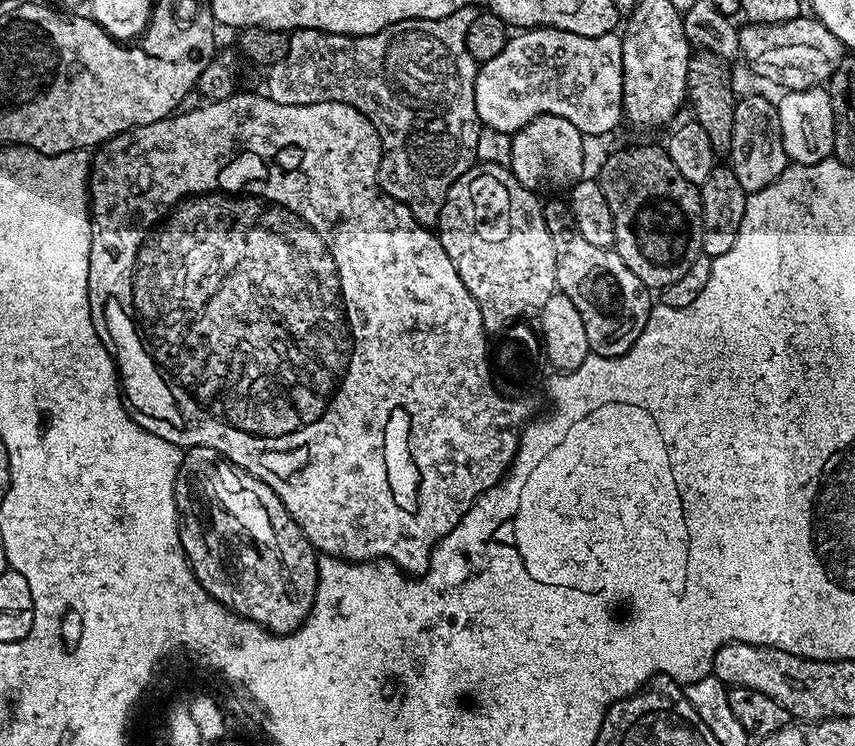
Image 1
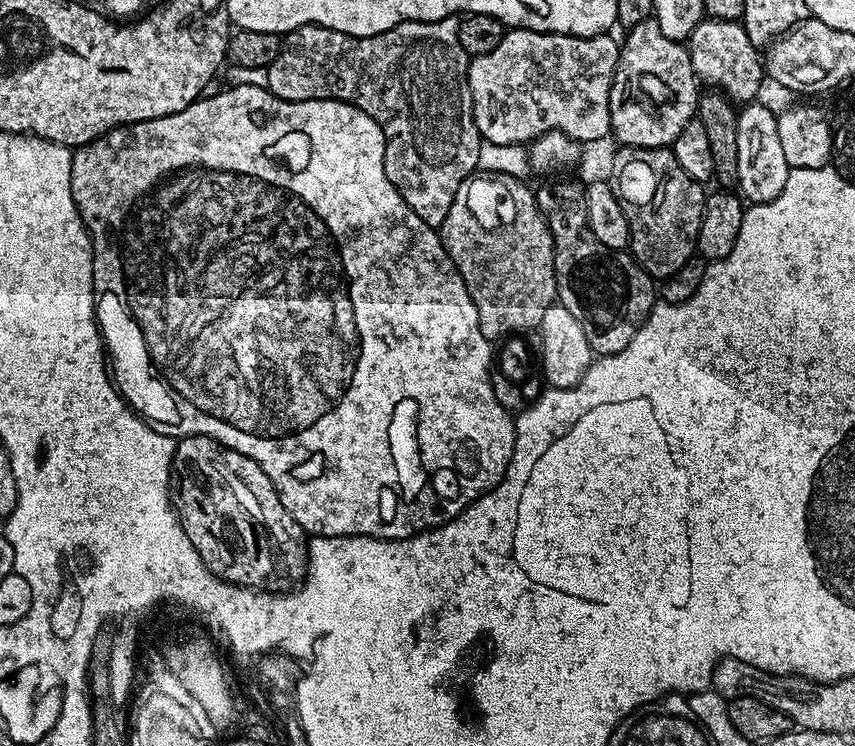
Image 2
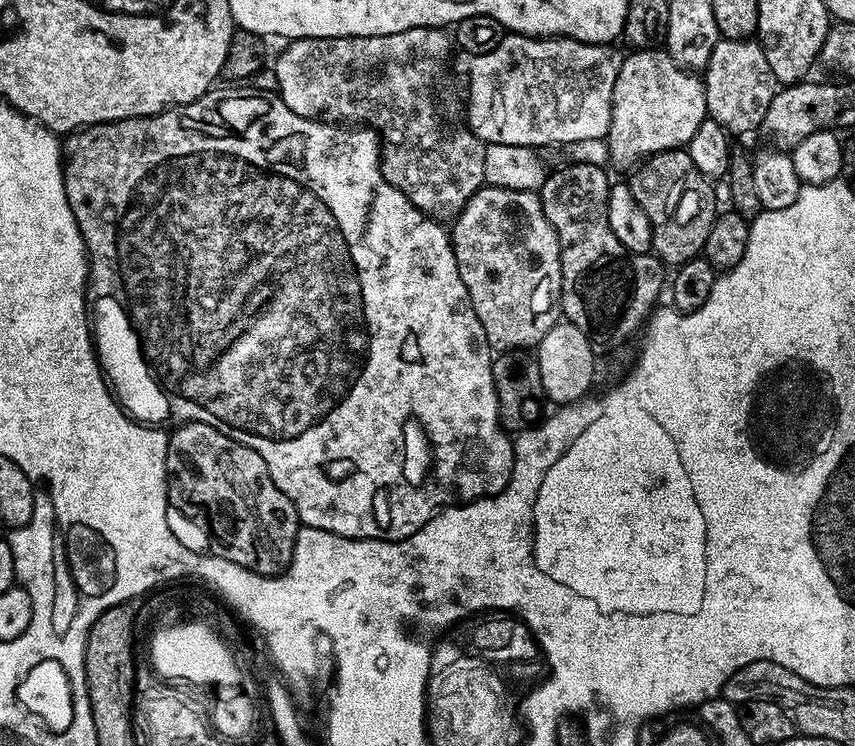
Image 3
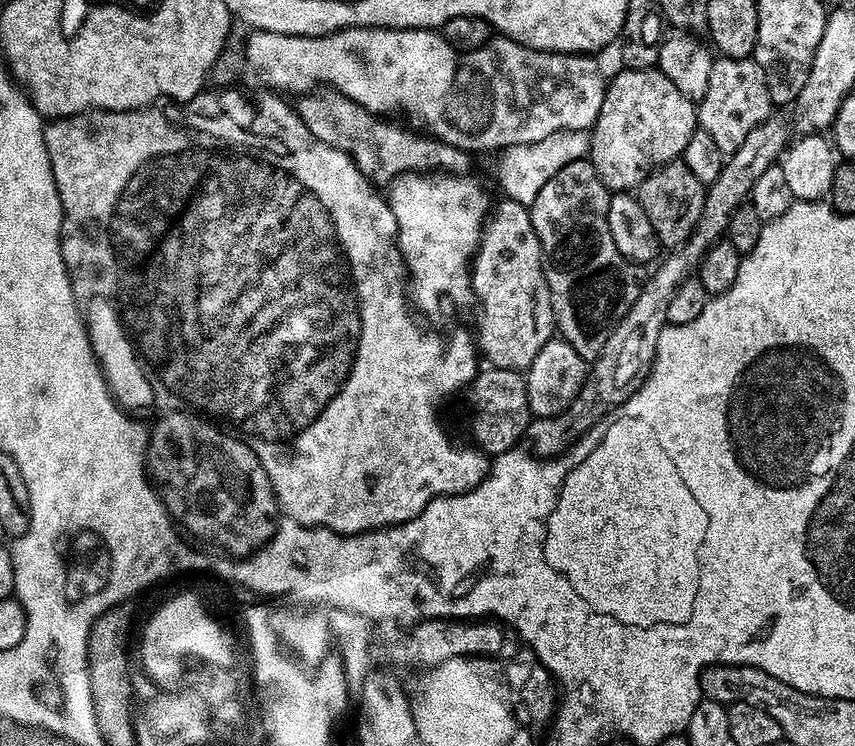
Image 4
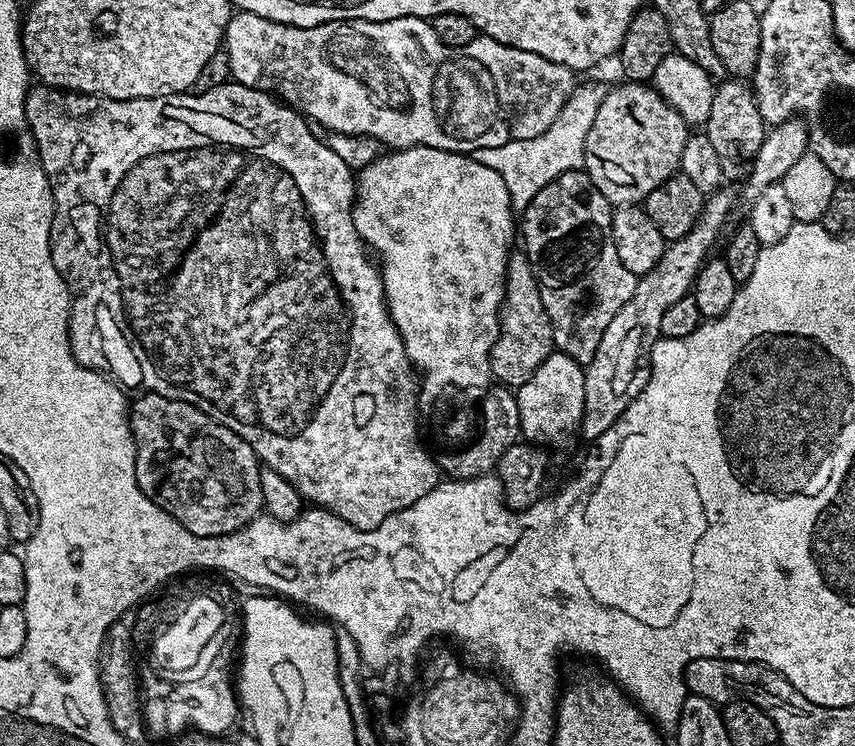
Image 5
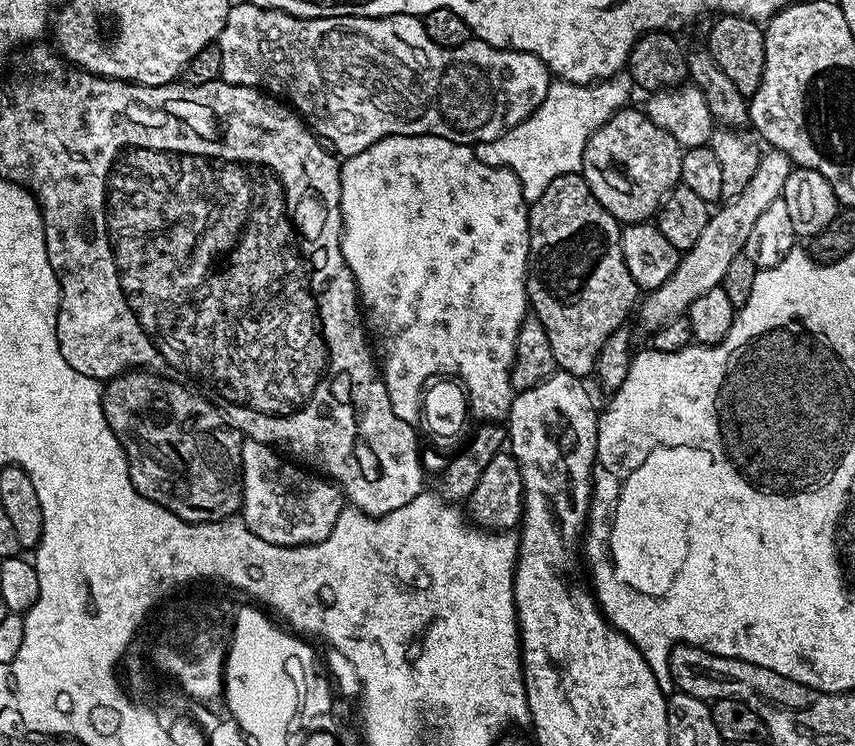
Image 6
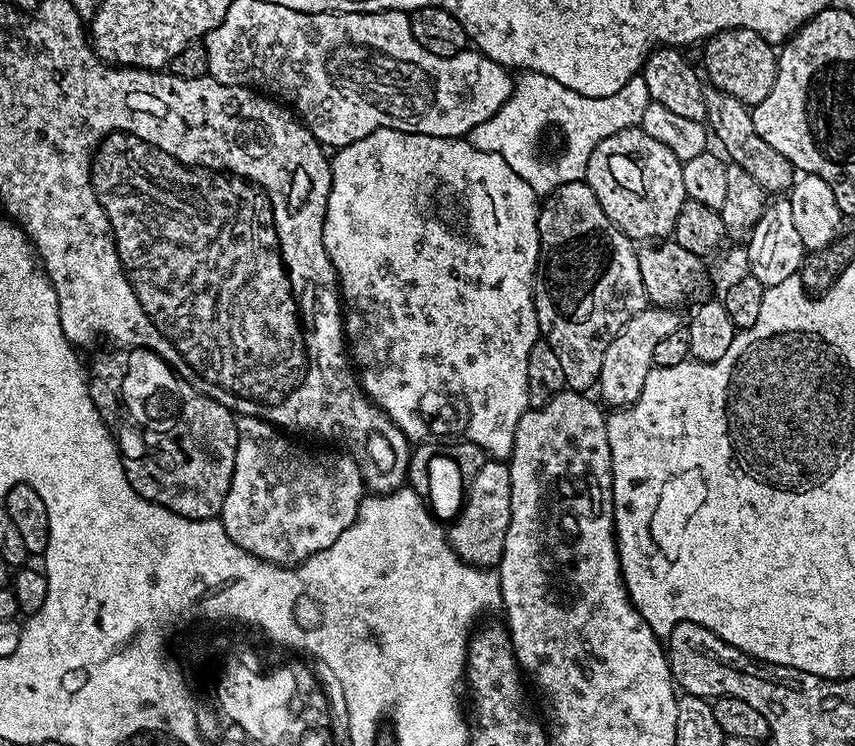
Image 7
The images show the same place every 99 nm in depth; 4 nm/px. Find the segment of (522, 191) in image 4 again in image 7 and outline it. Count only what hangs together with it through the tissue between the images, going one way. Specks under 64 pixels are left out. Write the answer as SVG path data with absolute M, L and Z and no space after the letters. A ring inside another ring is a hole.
M521 71L515 77L512 96L493 115L494 119L502 122L508 122L508 116L512 116L514 132L520 132L520 136L516 136L518 140L510 144L488 142L484 144L484 150L498 153L510 170L514 170L514 174L518 174L518 178L522 178L522 182L526 182L537 197L543 198L566 182L584 180L588 174L590 154L594 154L598 142L610 138L610 134L637 127L650 103L650 90L640 74L632 76L630 82L618 90L618 94L590 98L562 86L562 82L541 72ZM548 128L557 128L564 139L564 152L558 153L553 160L547 160L540 153L540 139L547 134Z

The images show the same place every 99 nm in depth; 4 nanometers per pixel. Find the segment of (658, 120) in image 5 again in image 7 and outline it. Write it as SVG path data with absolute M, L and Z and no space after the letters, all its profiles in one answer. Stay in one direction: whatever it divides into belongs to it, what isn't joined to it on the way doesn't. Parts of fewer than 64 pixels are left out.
M637 126L610 134L590 154L586 182L594 190L602 210L633 242L660 242L672 236L678 210L686 199L682 186L684 165L658 138L650 138Z

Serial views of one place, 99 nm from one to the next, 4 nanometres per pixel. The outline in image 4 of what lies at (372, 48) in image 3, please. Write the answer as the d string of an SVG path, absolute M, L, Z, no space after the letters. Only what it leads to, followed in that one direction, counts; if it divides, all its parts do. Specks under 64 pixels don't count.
M317 86L312 91L303 93L297 100L300 101L295 101L294 104L296 115L300 117L300 121L306 126L306 130L310 130L310 134L314 134L314 138L318 138L318 142L326 142L326 146L334 146L334 150L345 152L356 163L362 175L367 180L372 181L373 185L387 186L396 177L407 172L423 174L433 170L439 170L453 174L464 174L469 171L469 153L449 144L444 144L434 136L421 134L419 131L417 131L418 133L411 132L410 129L403 128L400 124L395 124L392 121L395 119L385 118L383 115L358 106L358 102L354 102L349 96L343 96L342 93L336 91L334 88Z

